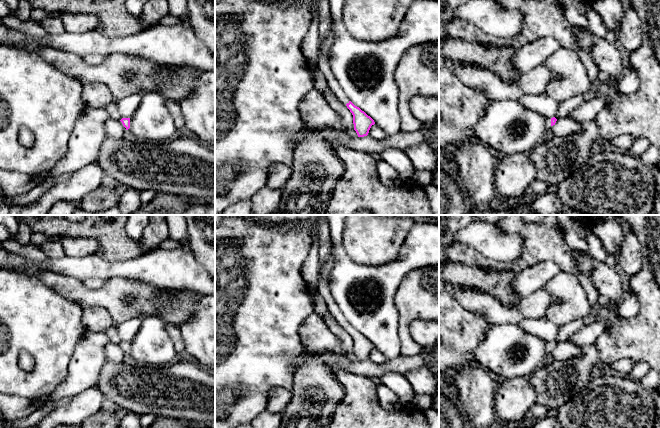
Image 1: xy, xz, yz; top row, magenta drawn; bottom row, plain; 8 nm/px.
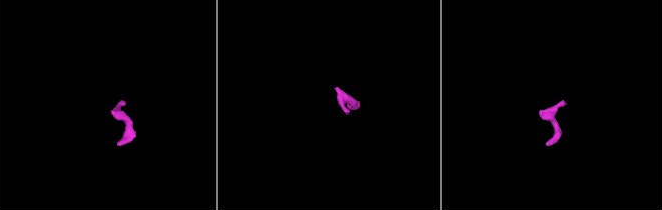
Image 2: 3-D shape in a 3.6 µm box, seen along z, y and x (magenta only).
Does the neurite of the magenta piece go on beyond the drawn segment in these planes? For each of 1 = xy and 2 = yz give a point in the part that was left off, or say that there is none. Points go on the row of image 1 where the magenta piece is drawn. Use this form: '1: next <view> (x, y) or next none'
1: next none
2: next yz (548, 121)

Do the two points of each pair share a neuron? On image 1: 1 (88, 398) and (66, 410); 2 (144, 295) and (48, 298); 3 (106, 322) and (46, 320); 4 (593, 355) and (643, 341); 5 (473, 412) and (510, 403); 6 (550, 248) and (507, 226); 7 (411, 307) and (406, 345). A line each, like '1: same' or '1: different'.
1: same
2: different
3: different
4: different
5: same
6: same
7: same

